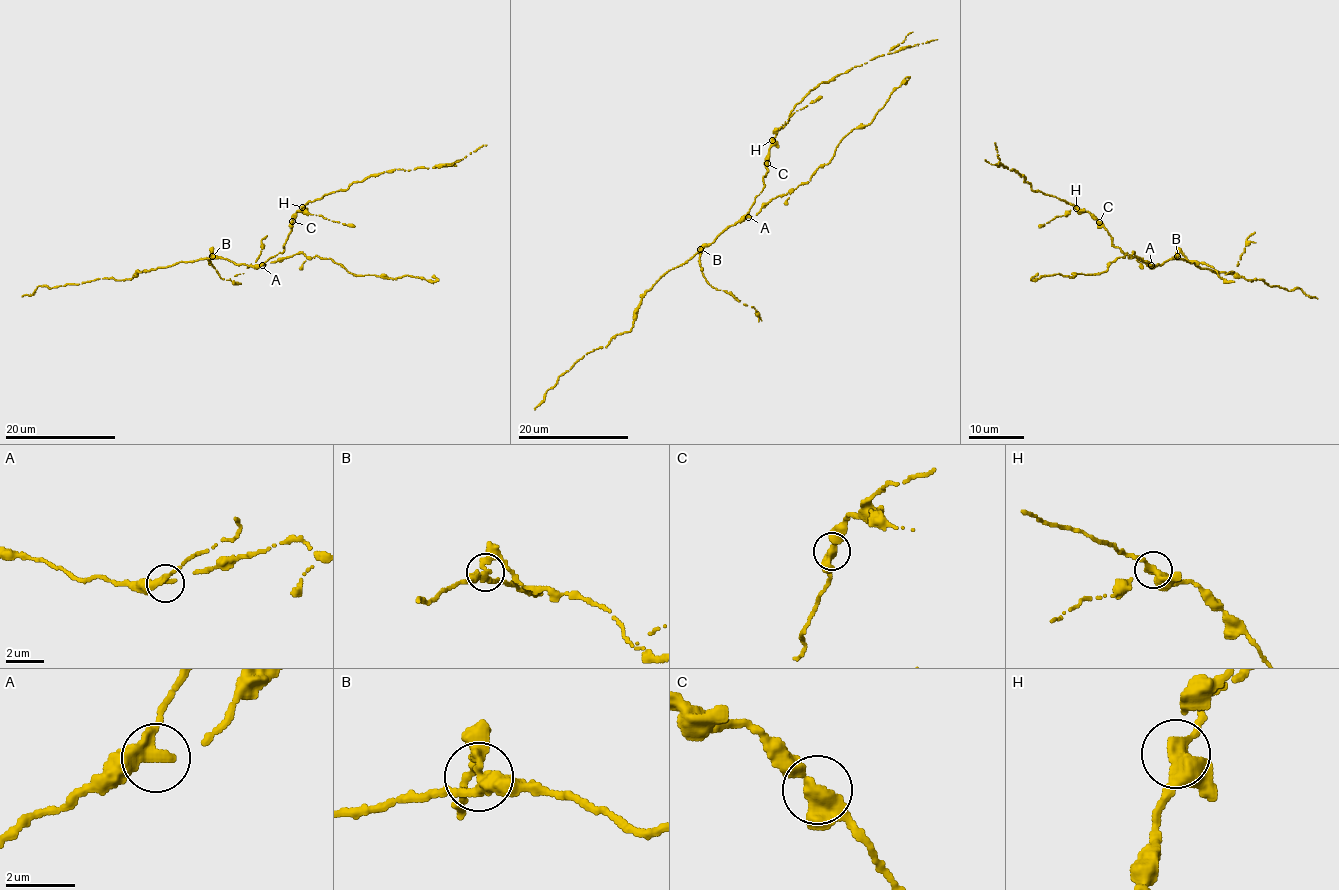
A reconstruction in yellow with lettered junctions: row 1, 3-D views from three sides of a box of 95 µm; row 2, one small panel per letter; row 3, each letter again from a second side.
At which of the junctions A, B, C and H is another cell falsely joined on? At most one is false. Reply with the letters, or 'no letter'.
B

